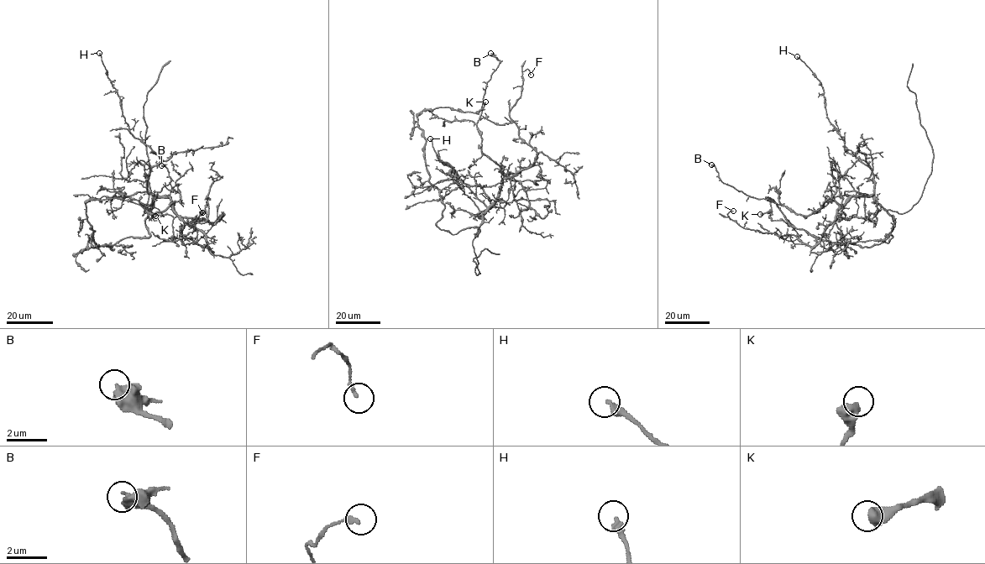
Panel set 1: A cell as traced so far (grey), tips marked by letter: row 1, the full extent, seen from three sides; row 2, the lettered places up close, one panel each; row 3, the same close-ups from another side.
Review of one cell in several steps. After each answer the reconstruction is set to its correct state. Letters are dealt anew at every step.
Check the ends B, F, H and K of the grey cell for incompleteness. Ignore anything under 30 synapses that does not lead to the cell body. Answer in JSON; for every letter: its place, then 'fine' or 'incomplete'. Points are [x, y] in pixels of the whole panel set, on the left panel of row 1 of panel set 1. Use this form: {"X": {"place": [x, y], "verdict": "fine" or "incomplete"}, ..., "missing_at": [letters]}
{"B": {"place": [161, 165], "verdict": "fine"}, "F": {"place": [202, 212], "verdict": "fine"}, "H": {"place": [99, 53], "verdict": "fine"}, "K": {"place": [155, 216], "verdict": "fine"}, "missing_at": []}

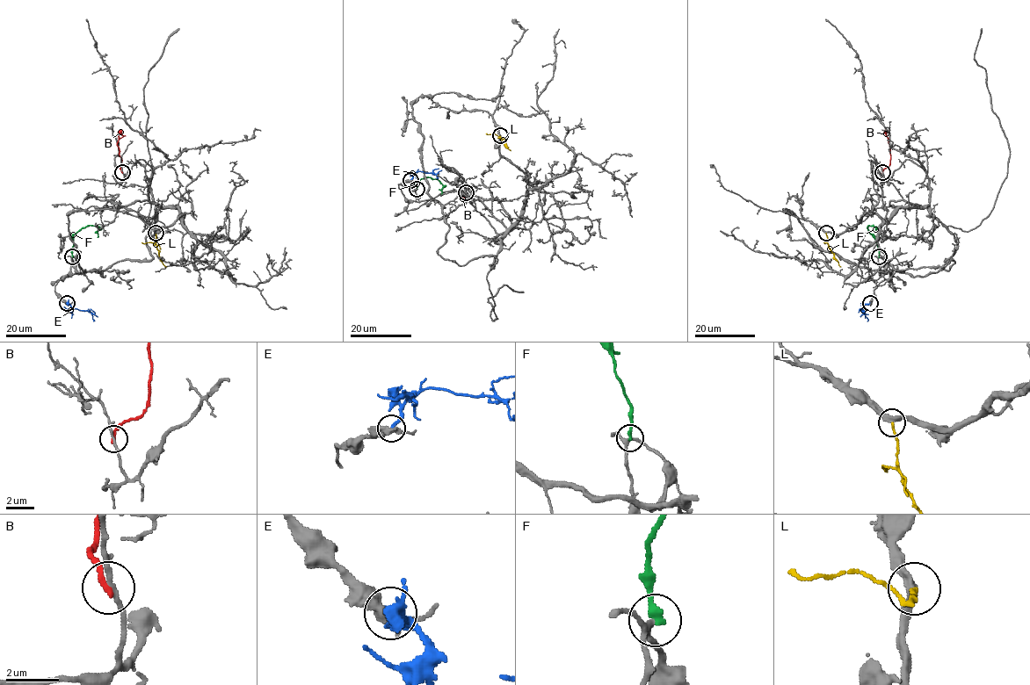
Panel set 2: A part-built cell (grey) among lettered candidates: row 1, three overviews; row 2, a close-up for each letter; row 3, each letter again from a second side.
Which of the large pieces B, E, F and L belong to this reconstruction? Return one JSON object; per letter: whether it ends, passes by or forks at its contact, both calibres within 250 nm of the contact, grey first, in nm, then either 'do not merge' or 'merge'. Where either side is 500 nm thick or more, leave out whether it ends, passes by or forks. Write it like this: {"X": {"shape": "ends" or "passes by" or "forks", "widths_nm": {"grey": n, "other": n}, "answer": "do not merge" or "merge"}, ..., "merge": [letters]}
{"B": {"shape": "ends", "widths_nm": {"grey": 170, "other": 240}, "answer": "do not merge"}, "E": {"shape": "ends", "widths_nm": {"grey": 420, "other": 240}, "answer": "do not merge"}, "F": {"shape": "ends", "widths_nm": {"grey": 190, "other": 280}, "answer": "do not merge"}, "L": {"shape": "ends", "widths_nm": {"grey": 320, "other": 160}, "answer": "merge"}, "merge": ["L"]}

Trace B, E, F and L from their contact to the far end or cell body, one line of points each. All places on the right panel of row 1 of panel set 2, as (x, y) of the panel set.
B: (882, 172), (889, 166), (890, 158), (884, 130)
E: (870, 303), (861, 309), (867, 320)
F: (879, 256), (879, 248), (867, 228), (868, 225), (878, 228), (884, 237)
L: (825, 233), (830, 249), (841, 266)

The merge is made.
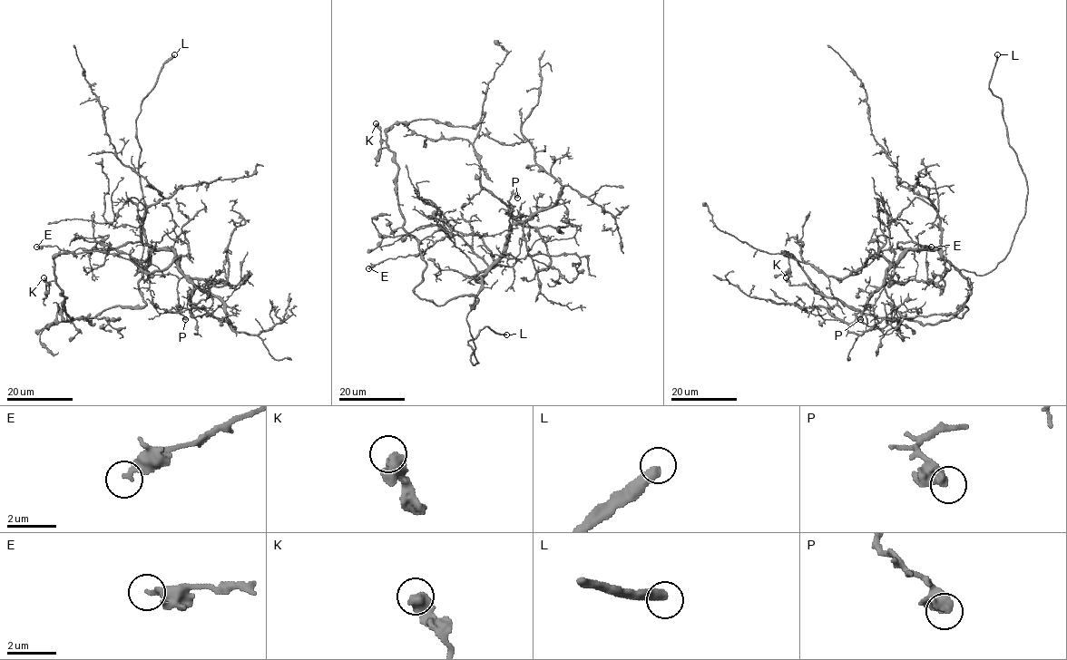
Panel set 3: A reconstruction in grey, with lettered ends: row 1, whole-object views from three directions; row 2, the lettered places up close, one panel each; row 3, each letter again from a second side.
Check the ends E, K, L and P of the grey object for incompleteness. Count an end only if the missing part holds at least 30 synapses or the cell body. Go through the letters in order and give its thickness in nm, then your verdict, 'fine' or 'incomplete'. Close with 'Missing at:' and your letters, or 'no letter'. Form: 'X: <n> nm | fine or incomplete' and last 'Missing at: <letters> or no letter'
E: 240 nm | fine
K: 550 nm | fine
L: 400 nm | incomplete
P: 400 nm | fine
Missing at: L

